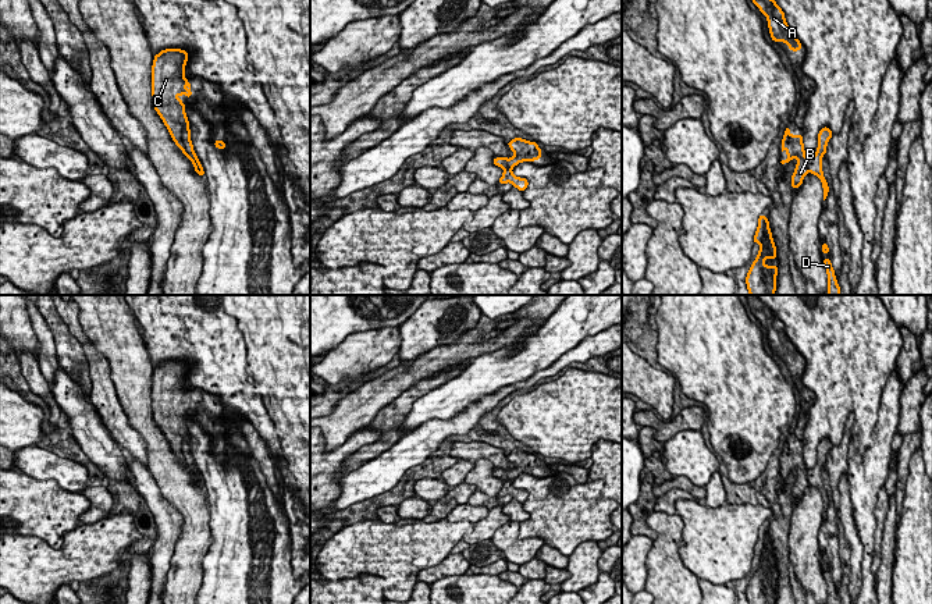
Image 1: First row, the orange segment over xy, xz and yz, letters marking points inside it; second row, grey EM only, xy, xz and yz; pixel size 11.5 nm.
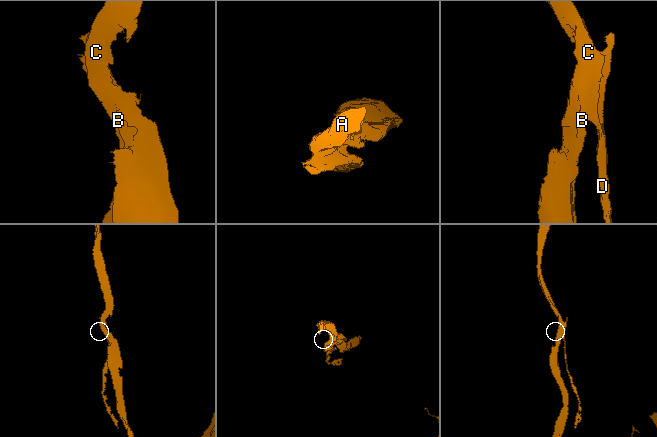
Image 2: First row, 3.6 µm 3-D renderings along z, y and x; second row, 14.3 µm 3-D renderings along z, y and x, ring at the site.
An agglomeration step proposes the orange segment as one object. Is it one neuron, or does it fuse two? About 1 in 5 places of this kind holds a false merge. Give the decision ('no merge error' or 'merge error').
merge error

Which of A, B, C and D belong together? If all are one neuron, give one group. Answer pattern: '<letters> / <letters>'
A B C / D

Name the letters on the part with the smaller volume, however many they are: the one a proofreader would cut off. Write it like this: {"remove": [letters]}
{"remove": ["D"]}

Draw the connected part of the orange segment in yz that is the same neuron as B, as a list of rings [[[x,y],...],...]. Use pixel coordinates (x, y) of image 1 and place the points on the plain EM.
[[[786,438],[780,455],[782,455],[782,463],[785,462],[787,465],[787,470],[779,472],[779,476],[790,475],[793,469],[797,470],[797,476],[792,487],[792,498],[797,501],[803,495],[804,488],[808,486],[803,447],[801,445],[792,447],[790,438]]]

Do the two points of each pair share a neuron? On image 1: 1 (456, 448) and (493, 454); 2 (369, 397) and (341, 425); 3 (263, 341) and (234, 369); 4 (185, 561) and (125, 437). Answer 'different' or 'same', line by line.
1: same
2: same
3: different
4: different

